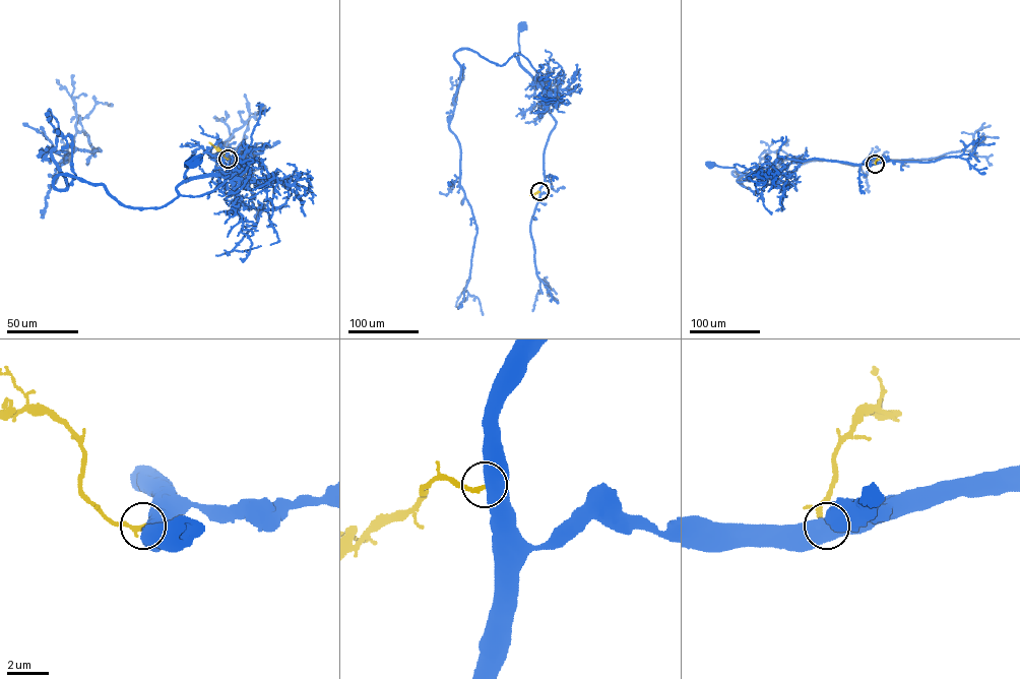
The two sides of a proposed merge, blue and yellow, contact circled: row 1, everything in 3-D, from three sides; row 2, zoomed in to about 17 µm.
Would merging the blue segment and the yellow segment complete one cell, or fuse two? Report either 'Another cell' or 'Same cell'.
Another cell

